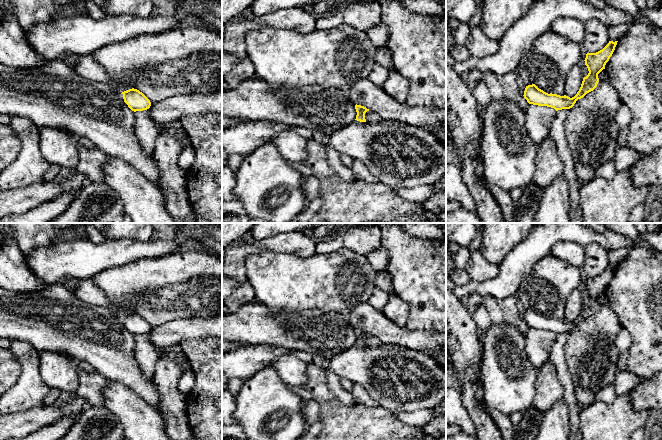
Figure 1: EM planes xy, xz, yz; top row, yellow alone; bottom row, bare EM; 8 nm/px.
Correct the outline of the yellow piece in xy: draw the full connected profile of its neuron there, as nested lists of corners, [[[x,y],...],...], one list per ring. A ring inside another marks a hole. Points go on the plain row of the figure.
[[[132,312],[122,316],[122,318],[124,326],[134,336],[147,334],[151,330],[150,324],[137,313]]]

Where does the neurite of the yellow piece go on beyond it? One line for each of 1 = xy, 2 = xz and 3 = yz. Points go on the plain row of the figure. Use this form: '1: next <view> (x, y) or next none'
1: next none
2: next none
3: next none

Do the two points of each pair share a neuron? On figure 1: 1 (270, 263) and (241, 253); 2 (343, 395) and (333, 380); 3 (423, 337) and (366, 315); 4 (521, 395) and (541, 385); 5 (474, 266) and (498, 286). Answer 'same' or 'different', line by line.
1: different
2: same
3: same
4: different
5: different

